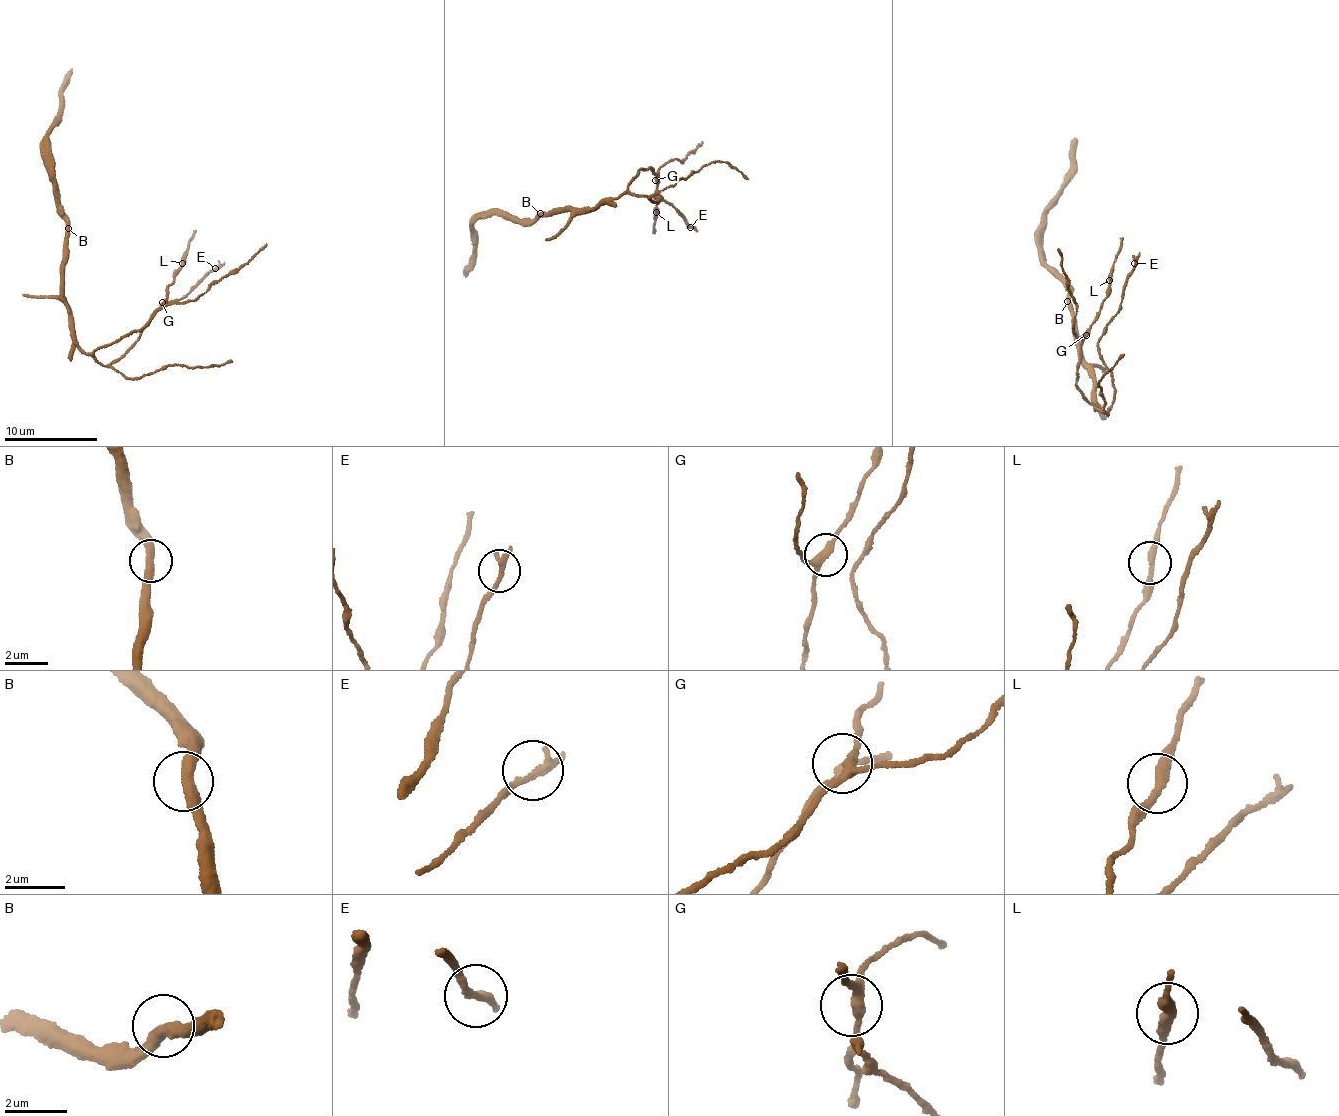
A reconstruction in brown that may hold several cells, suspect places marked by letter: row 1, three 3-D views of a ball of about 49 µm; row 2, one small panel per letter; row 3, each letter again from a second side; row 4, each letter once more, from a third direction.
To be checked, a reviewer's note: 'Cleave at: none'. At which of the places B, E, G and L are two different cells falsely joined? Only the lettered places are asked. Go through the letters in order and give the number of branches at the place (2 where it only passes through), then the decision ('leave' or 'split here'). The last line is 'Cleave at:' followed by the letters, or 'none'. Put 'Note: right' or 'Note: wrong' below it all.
B: 2 | leave
E: 2 | leave
G: 3 | leave
L: 2 | leave
Cleave at: none
Note: right

